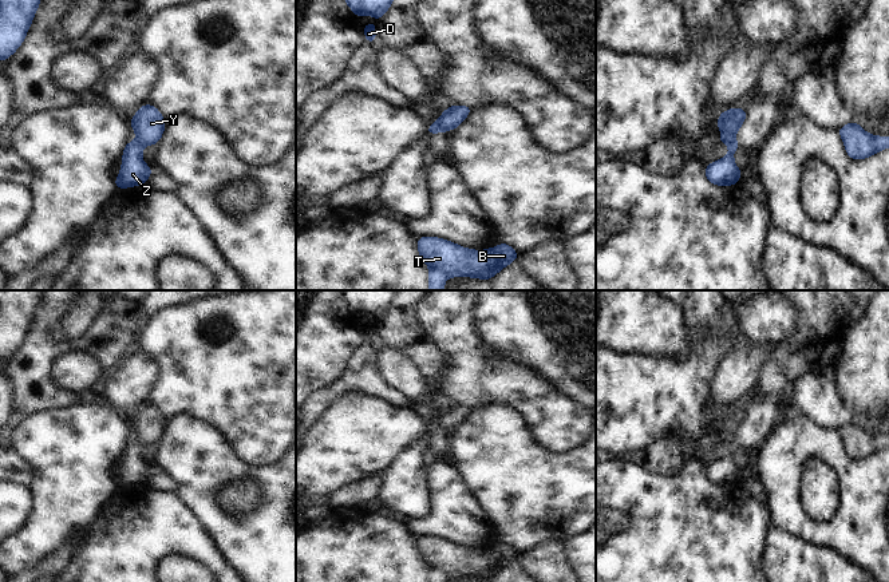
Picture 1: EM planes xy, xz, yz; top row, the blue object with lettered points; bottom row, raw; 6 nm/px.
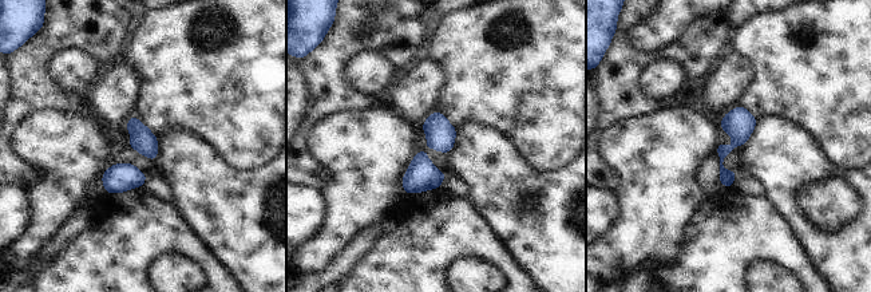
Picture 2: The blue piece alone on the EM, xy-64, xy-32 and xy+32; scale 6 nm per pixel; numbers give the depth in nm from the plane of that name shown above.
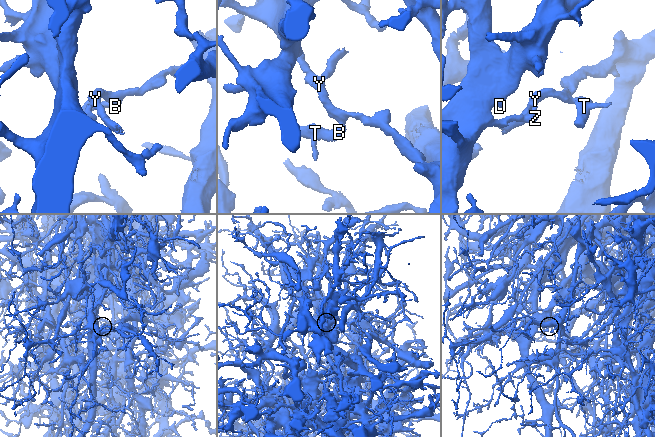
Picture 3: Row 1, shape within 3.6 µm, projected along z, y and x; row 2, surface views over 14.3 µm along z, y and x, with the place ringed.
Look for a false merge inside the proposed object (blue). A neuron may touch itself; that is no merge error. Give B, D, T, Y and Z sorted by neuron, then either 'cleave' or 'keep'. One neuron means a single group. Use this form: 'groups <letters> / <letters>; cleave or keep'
groups B D T Y / Z; cleave

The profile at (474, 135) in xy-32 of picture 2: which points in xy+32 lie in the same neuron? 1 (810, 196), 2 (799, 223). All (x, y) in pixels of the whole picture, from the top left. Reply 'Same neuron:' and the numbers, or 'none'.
Same neuron: 2

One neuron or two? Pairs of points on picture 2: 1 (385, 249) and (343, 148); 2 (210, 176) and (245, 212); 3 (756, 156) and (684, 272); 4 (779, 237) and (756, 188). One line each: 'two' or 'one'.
1: two
2: one
3: two
4: two

